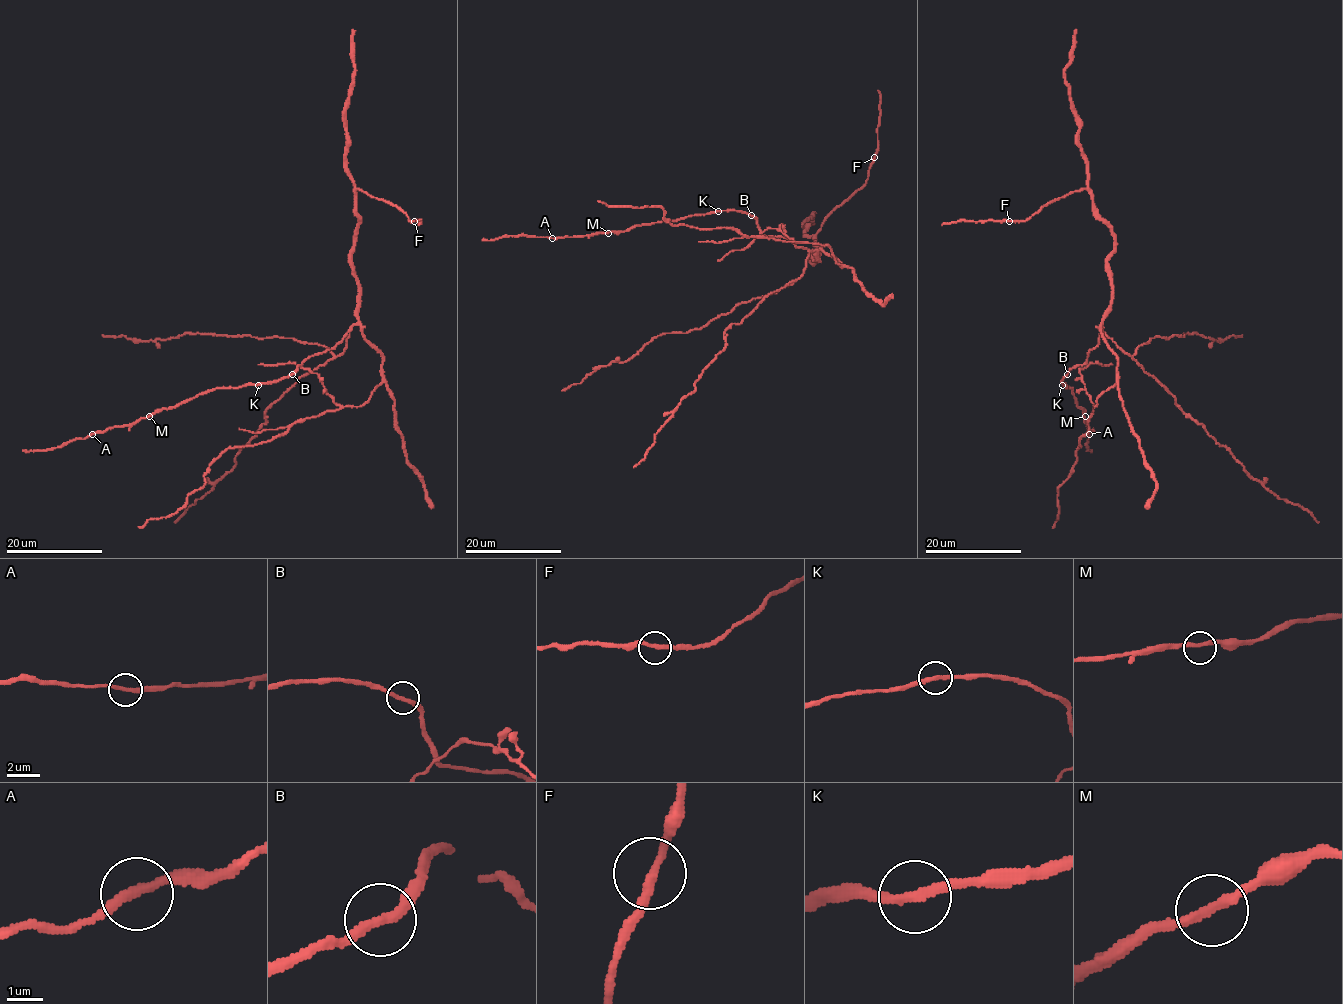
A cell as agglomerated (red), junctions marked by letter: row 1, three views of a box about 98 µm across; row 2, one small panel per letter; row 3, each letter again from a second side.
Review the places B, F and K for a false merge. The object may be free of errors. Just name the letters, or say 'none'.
none

